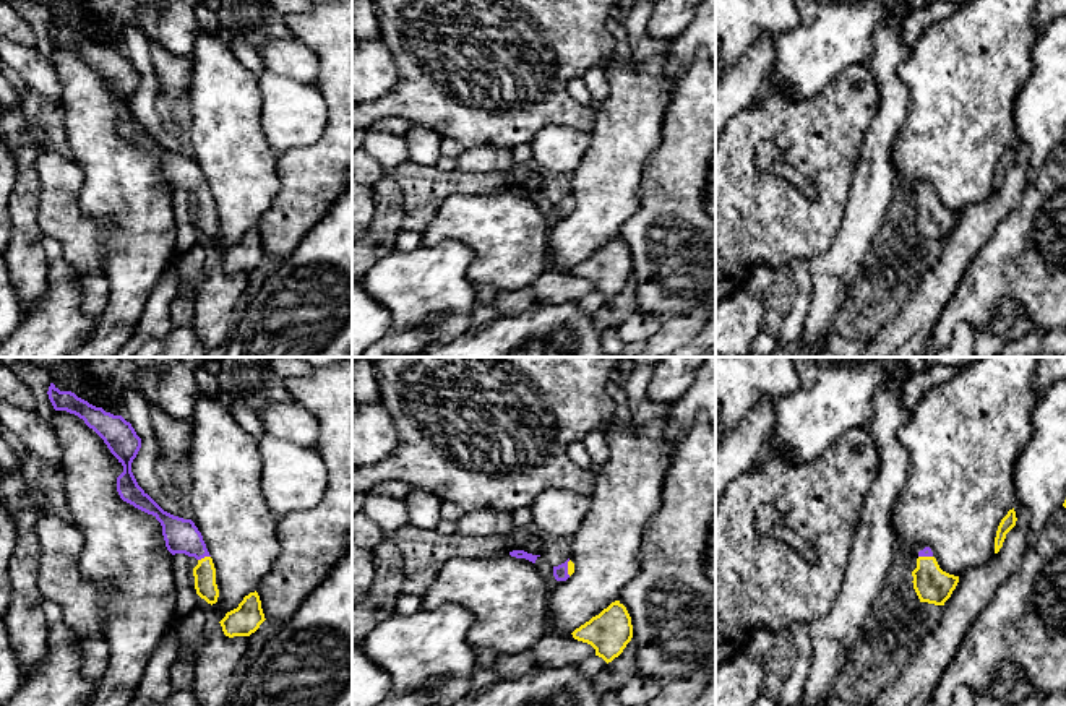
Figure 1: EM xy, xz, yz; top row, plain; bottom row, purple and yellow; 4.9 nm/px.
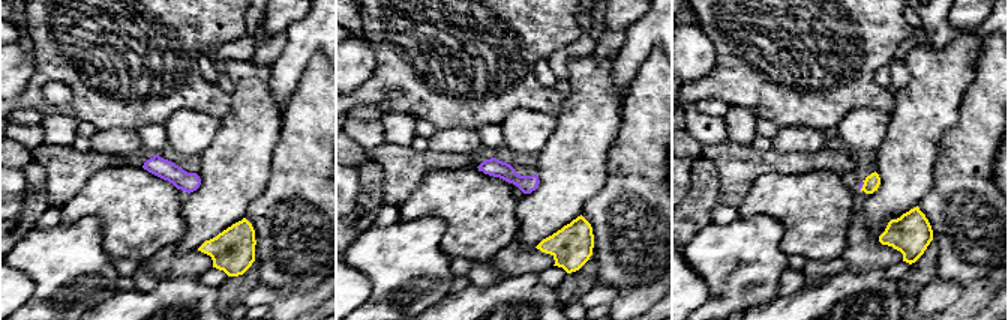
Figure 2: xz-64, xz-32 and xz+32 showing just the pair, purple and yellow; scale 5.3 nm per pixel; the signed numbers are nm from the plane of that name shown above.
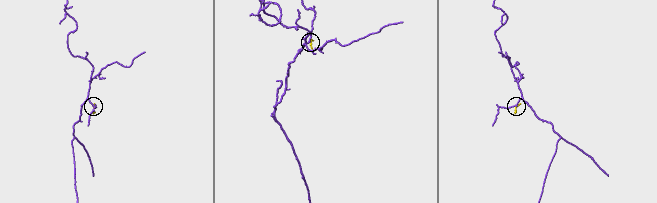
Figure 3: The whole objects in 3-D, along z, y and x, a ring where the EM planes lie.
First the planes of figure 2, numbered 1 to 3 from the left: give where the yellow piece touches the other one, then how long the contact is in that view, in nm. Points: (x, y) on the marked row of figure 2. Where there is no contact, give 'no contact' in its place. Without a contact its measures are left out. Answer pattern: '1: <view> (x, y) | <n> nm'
1: no contact
2: no contact
3: xz+32 (863, 184) | 50 nm

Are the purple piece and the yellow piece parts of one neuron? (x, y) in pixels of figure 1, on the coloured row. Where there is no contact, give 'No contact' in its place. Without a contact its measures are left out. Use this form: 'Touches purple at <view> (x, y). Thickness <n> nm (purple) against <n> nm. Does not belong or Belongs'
Touches purple at xy (203, 557). Thickness 170 nm (purple) against 110 nm. Belongs

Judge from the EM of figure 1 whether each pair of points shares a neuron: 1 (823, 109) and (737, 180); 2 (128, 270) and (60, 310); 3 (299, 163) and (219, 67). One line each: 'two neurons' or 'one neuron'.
1: one neuron
2: two neurons
3: two neurons

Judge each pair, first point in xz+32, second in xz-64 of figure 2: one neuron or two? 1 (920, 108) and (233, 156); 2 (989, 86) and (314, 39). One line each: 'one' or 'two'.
1: one
2: two

